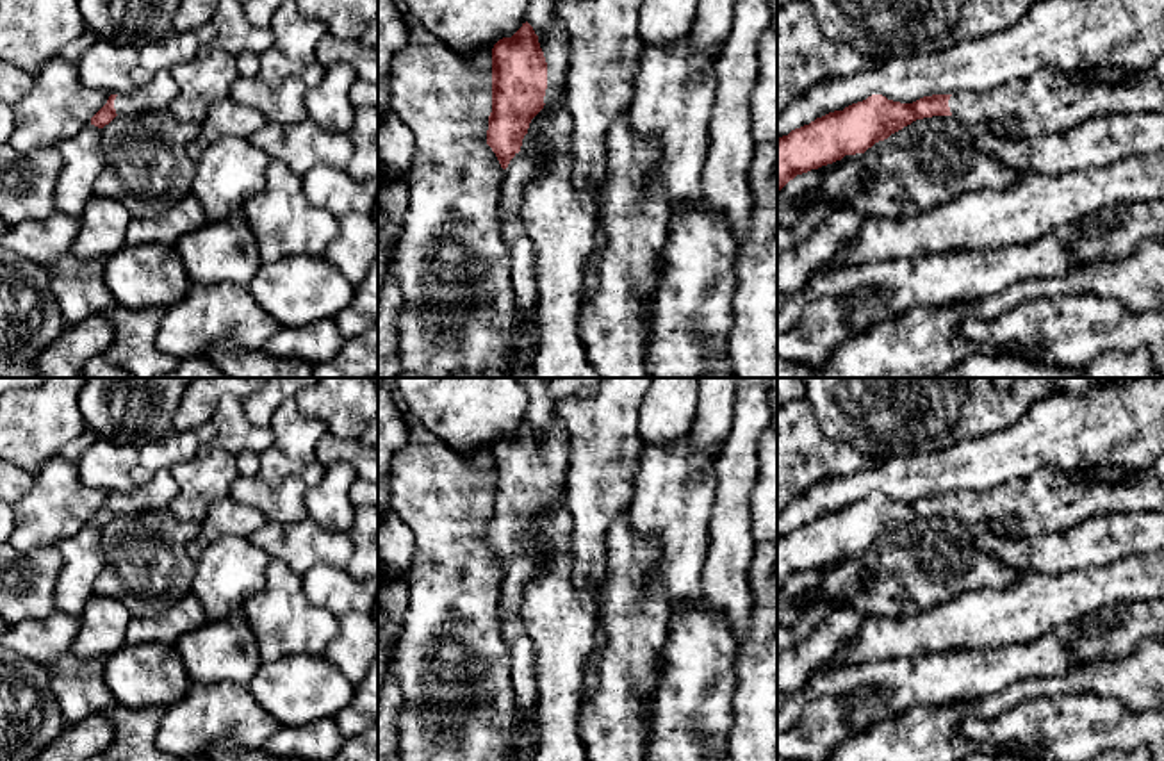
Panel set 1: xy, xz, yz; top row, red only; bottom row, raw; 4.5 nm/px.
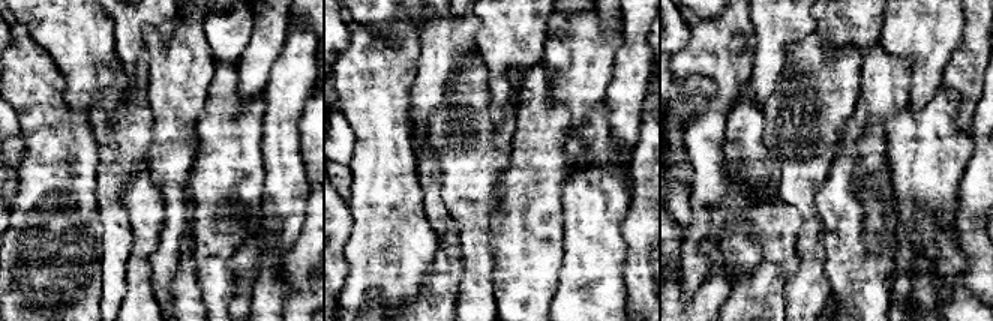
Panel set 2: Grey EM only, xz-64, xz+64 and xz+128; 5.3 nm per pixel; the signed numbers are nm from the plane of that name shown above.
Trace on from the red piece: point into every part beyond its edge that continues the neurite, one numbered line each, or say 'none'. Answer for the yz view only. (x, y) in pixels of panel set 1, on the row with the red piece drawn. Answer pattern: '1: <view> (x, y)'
1: yz (1052, 100)

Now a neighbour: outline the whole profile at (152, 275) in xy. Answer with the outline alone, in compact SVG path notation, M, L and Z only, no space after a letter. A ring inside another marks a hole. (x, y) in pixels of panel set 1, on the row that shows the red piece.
M123 246L105 260L105 285L119 307L141 310L169 308L191 289L175 246Z

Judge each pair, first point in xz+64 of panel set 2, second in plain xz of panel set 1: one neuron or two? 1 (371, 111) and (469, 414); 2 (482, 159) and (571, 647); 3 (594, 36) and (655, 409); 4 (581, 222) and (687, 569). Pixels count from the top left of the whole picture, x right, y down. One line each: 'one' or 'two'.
1: two
2: one
3: two
4: two

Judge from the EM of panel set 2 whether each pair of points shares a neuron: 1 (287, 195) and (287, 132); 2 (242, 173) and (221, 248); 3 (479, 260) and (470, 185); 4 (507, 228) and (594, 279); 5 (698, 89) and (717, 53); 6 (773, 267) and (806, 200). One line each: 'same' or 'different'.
1: same
2: same
3: same
4: different
5: different
6: different

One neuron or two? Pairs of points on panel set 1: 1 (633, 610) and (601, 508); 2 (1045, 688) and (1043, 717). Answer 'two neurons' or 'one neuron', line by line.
1: two neurons
2: two neurons

